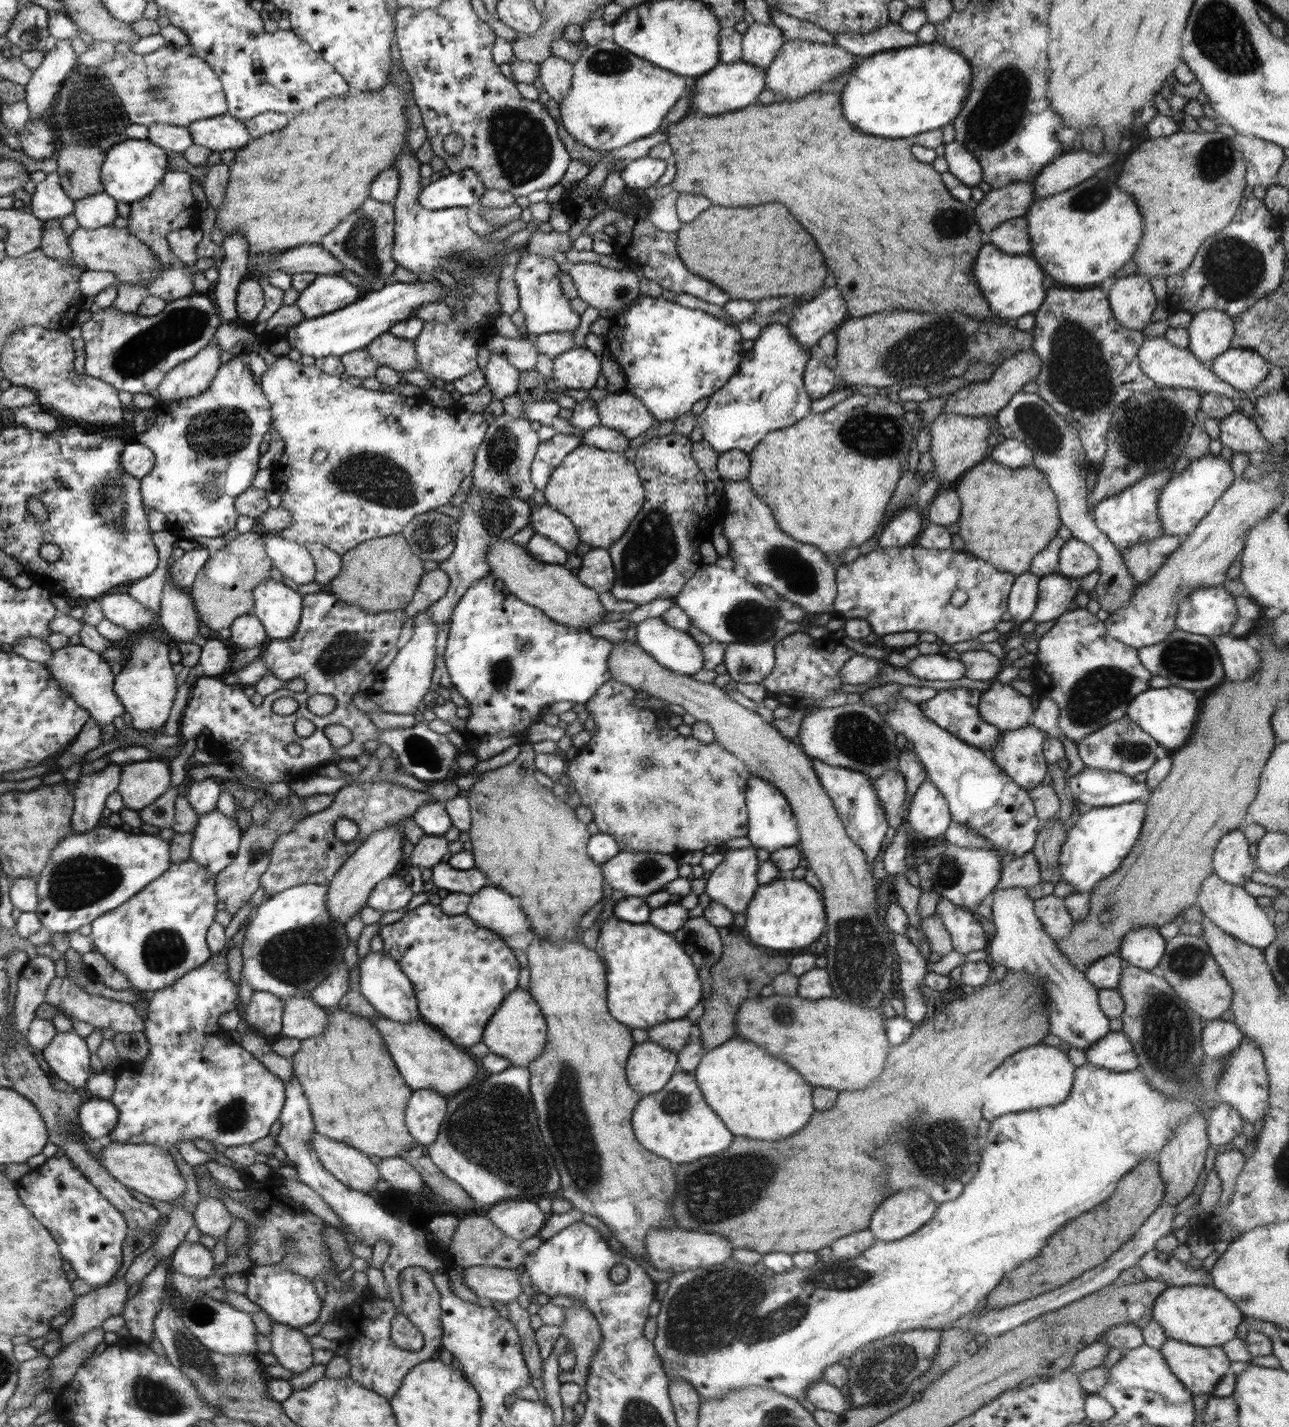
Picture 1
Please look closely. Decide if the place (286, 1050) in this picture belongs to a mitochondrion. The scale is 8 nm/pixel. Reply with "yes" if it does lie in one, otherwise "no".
no

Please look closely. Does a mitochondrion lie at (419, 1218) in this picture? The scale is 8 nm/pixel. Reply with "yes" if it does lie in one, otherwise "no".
no

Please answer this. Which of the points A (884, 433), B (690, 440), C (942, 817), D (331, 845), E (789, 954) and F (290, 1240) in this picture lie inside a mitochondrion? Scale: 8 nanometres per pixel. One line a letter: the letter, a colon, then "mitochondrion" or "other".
A: mitochondrion
B: other
C: other
D: other
E: other
F: mitochondrion

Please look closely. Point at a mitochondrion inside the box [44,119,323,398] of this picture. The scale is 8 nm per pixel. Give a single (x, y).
(140, 353)

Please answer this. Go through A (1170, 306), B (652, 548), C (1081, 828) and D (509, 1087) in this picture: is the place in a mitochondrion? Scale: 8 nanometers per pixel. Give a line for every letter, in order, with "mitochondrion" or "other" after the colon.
A: other
B: mitochondrion
C: other
D: mitochondrion

